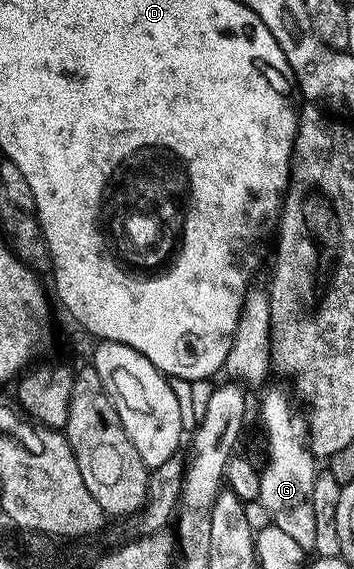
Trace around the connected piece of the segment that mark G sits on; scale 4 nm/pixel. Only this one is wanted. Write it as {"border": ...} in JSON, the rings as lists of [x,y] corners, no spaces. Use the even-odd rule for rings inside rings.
{"border":[[[267,393],[263,397],[263,429],[267,432],[267,466],[261,469],[258,503],[270,517],[270,524],[293,535],[304,551],[314,550],[317,523],[313,519],[311,492],[317,472],[317,461],[307,444],[307,426],[295,418],[291,405],[283,393]]]}

